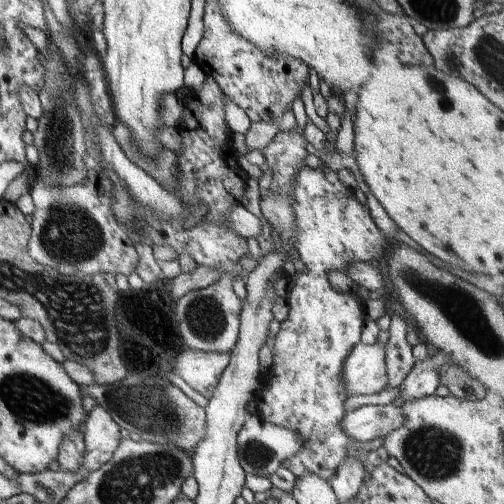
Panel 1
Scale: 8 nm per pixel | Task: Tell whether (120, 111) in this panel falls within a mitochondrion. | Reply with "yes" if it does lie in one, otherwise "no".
no

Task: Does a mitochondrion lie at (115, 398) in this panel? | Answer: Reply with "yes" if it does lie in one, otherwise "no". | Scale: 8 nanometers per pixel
yes

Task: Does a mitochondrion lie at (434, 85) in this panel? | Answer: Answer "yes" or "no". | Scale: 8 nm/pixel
yes

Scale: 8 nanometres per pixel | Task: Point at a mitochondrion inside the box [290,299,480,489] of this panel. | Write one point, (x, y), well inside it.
(435, 454)

